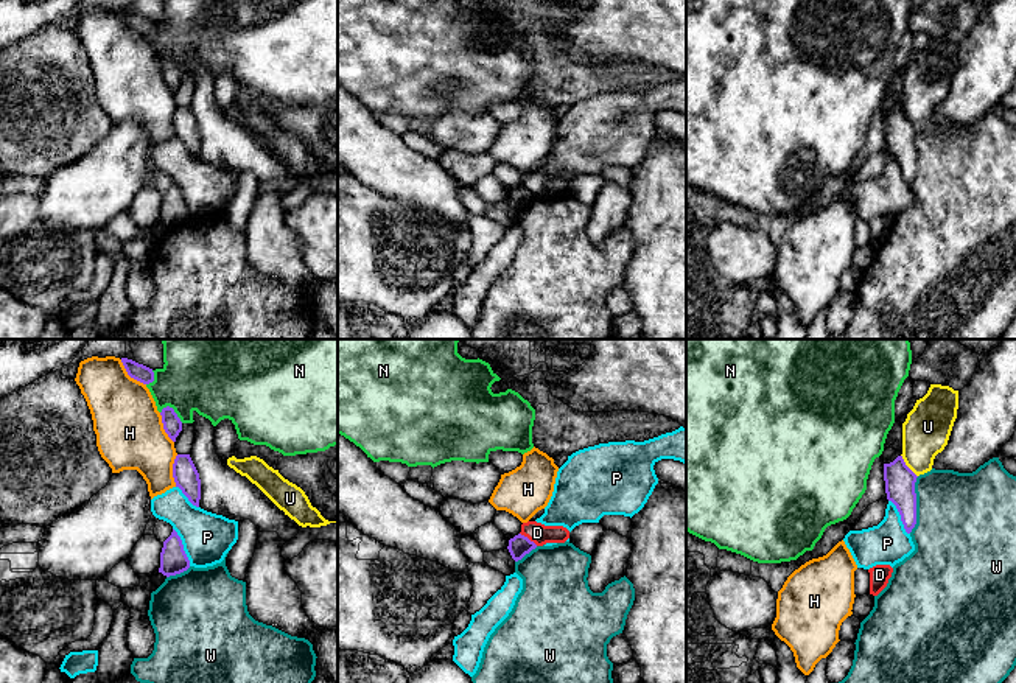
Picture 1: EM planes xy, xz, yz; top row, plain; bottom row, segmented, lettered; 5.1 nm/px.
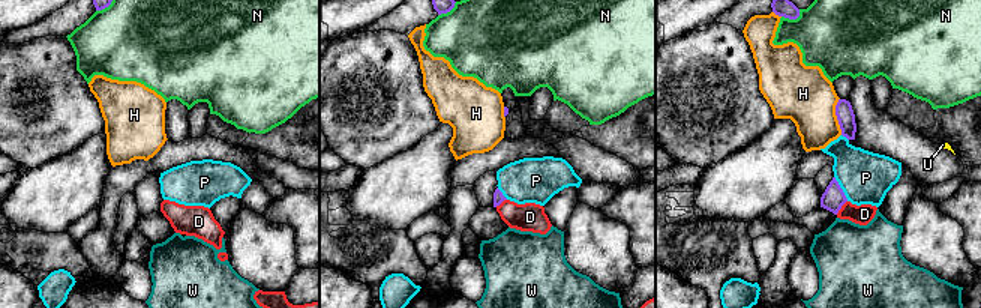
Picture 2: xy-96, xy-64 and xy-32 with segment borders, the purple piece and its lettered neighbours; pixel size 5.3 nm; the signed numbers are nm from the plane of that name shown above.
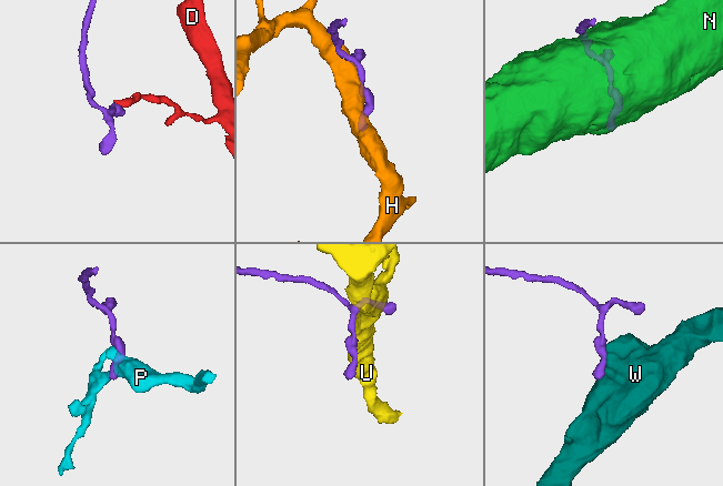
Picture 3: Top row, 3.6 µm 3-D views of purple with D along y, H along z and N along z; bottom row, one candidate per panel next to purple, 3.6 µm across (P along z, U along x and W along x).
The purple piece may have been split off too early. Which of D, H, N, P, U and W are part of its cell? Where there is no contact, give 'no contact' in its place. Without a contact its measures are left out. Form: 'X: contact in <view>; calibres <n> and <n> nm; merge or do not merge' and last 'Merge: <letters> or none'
D: contact in xz; calibres 110 and 110 nm; do not merge
H: contact in xy; calibres 90 and 340 nm; do not merge
N: contact in xy; calibres 100 and 360 nm; do not merge
P: contact in xy; calibres 140 and 260 nm; do not merge
U: contact in yz; calibres 160 and 240 nm; do not merge
W: contact in yz; calibres 160 and 460 nm; do not merge
Merge: none

